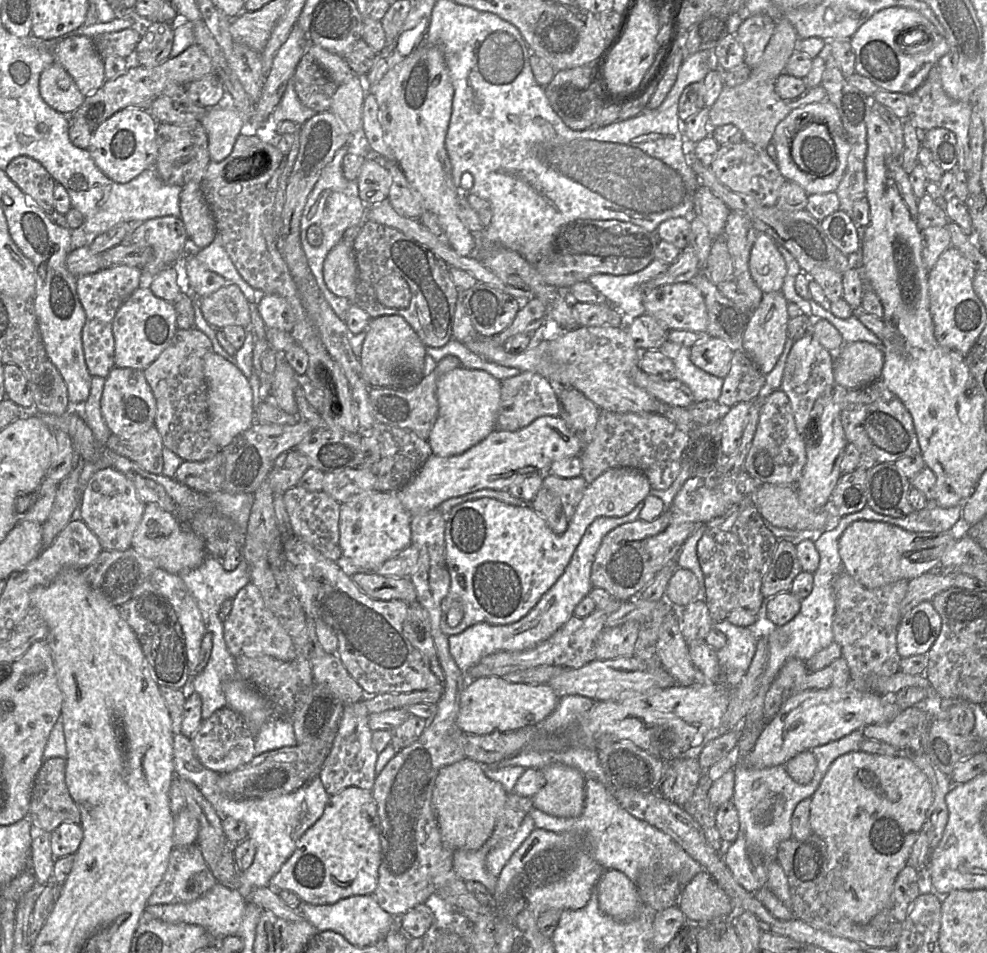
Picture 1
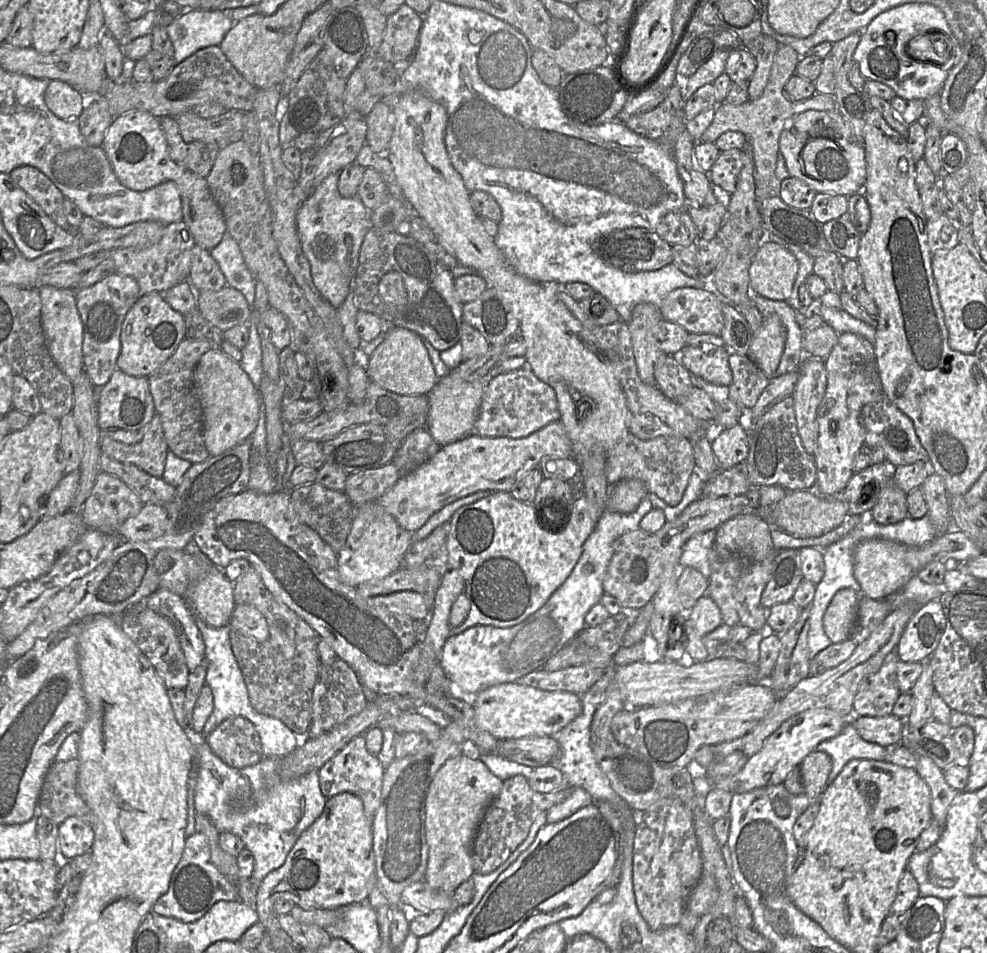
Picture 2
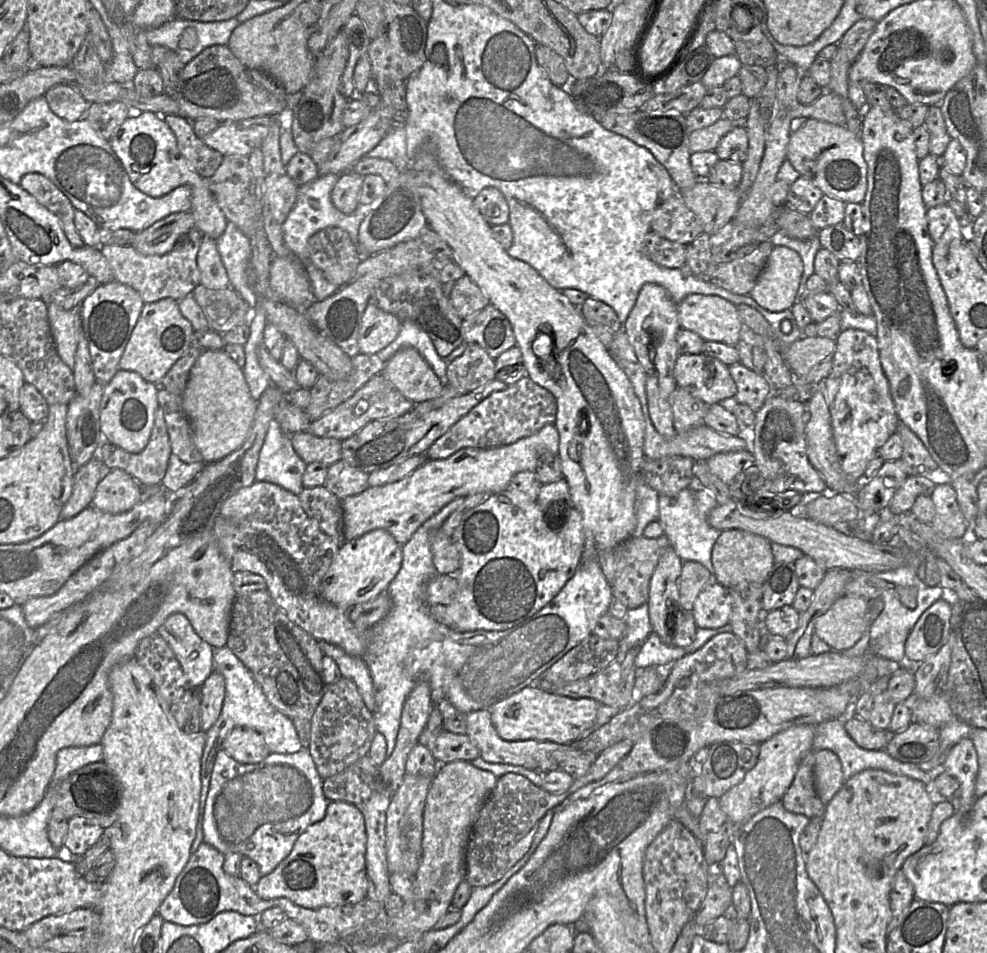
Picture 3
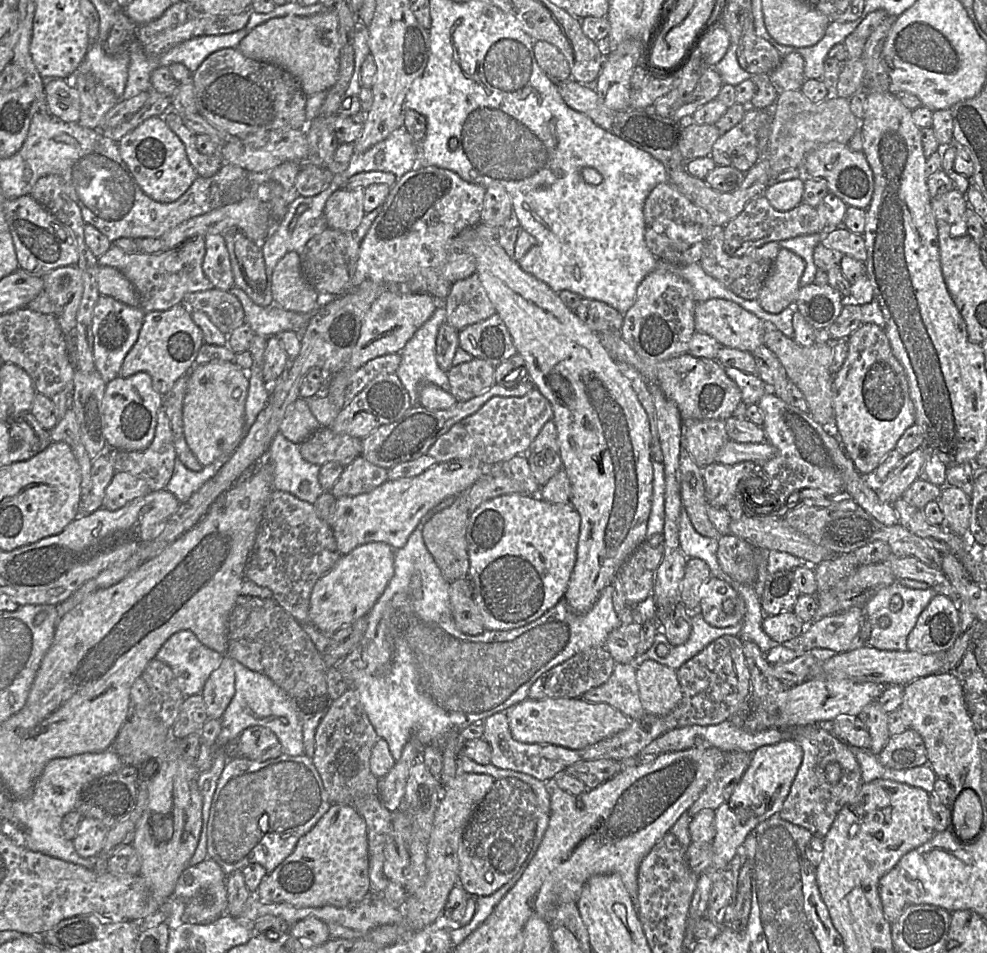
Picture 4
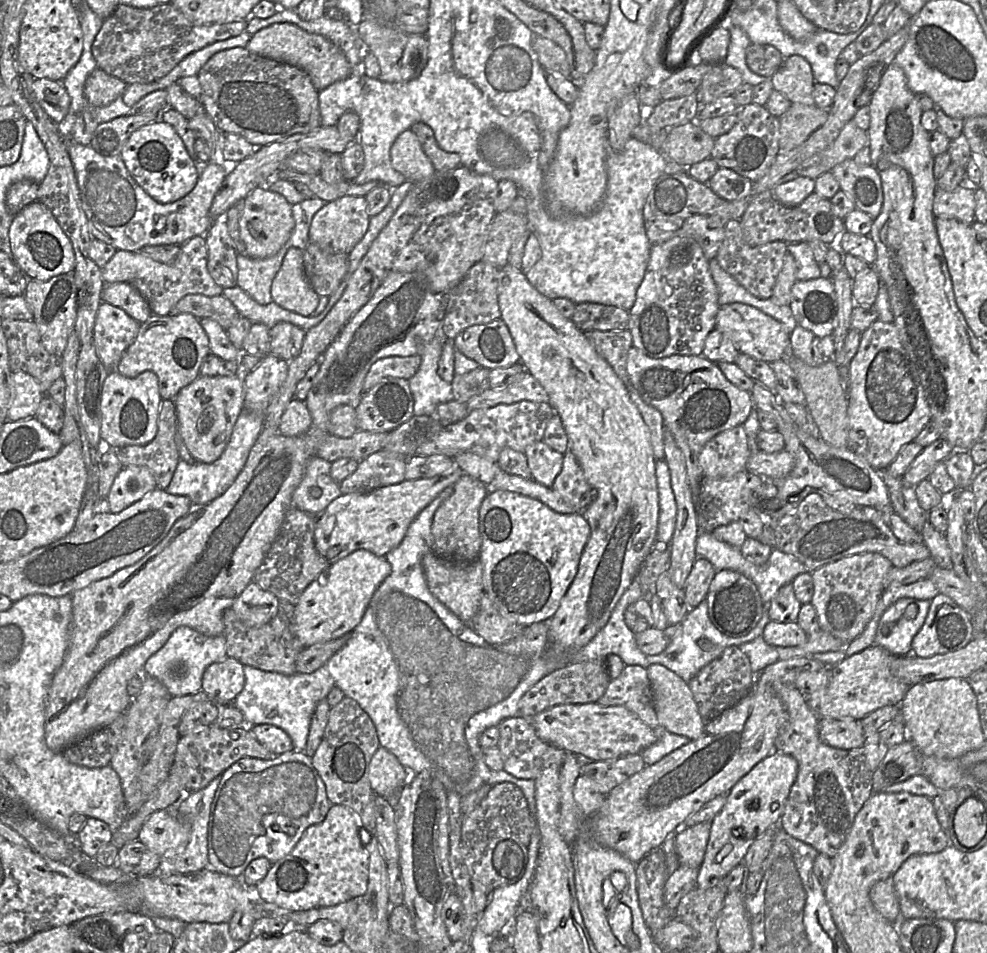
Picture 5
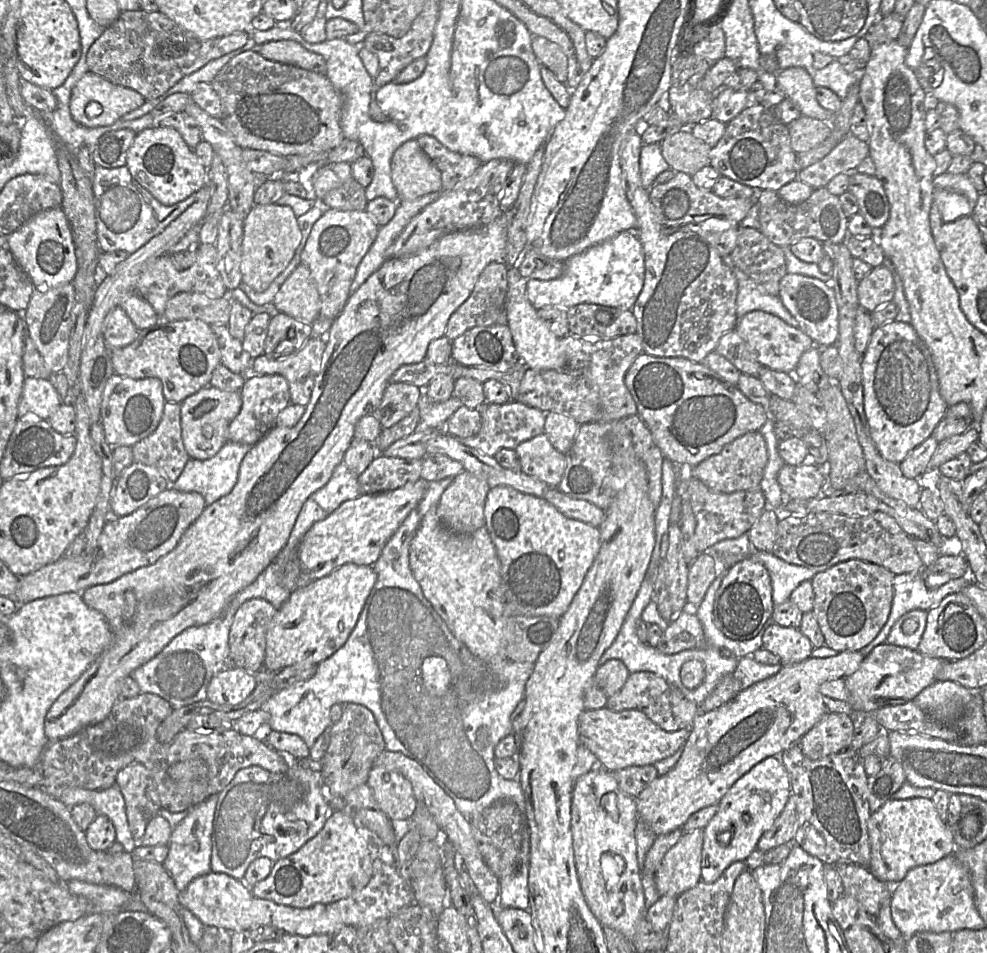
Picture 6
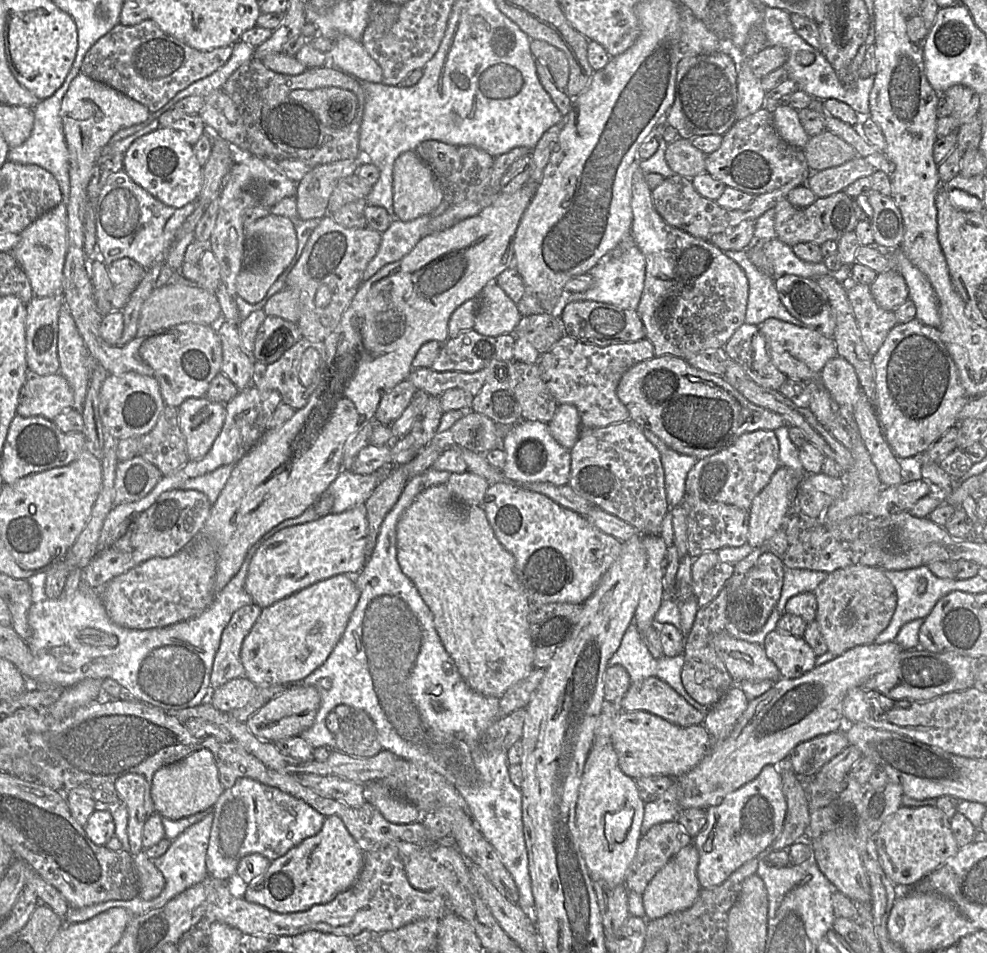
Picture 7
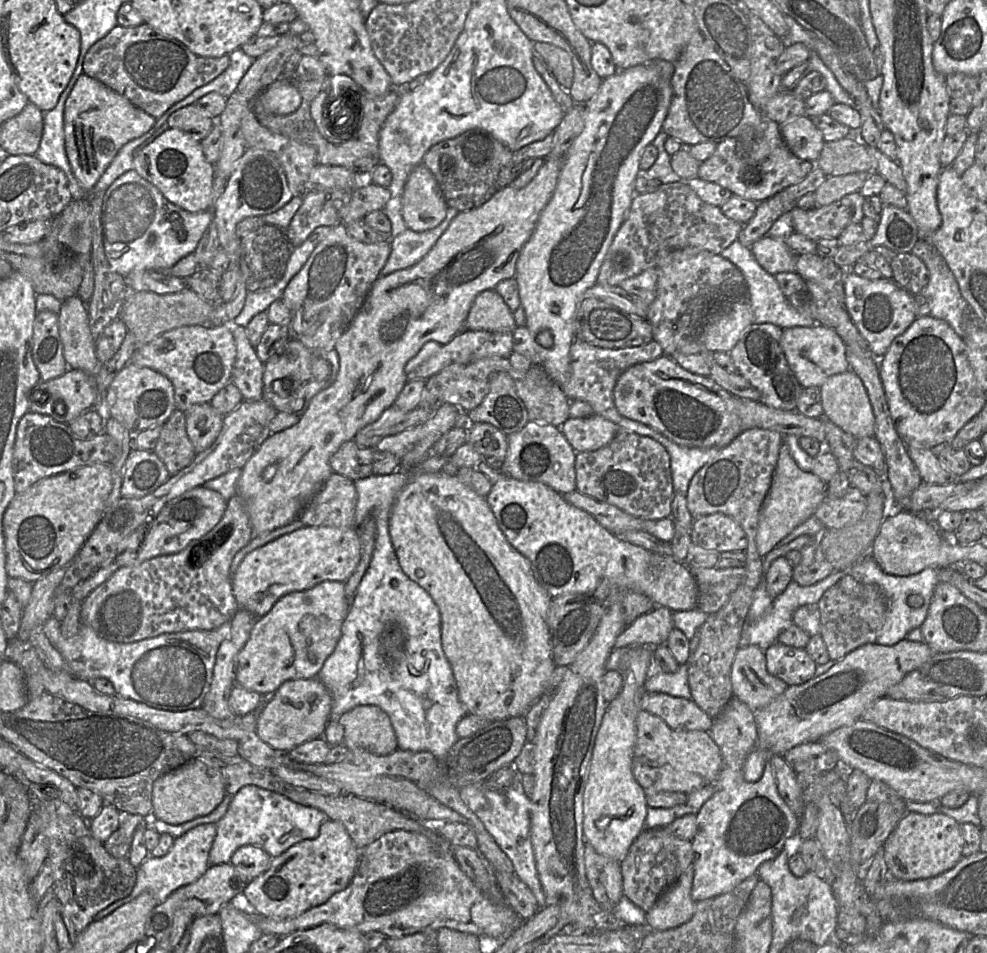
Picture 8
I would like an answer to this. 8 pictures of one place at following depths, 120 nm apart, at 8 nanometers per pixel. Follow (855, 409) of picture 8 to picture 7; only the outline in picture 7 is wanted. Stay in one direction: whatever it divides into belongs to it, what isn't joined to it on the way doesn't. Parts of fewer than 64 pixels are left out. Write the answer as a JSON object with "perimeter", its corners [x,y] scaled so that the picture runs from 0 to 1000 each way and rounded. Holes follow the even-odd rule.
{"perimeter":[[[848,373],[835,383],[831,390],[831,399],[851,427],[851,435],[859,445],[865,446],[863,427],[872,411],[871,401],[865,386]]]}

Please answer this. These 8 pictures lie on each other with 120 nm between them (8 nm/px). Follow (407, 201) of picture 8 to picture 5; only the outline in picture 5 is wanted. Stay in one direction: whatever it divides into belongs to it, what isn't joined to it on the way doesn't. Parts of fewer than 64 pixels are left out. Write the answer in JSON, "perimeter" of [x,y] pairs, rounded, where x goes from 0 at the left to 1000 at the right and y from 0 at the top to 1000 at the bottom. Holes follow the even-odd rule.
{"perimeter":[[[415,135],[403,143],[395,163],[397,175],[411,187],[411,191],[427,190],[442,179],[422,143]]]}

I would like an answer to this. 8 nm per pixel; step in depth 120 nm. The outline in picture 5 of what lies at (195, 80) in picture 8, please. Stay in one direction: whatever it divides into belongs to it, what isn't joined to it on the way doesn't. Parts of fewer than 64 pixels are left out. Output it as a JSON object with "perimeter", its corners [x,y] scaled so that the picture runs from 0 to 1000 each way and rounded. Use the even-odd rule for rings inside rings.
{"perimeter":[[[172,3],[150,9],[121,4],[105,21],[93,46],[93,57],[100,72],[129,89],[149,88],[168,80],[191,57],[218,44],[239,39],[249,28],[248,21],[229,25],[199,25]]]}

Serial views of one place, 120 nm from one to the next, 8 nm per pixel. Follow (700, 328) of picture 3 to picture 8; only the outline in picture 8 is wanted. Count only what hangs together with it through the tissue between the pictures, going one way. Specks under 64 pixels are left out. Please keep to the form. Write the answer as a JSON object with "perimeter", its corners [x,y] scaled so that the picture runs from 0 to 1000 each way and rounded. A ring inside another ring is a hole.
{"perimeter":[[[826,340],[823,343],[793,345],[790,363],[799,385],[814,407],[831,407],[841,395],[861,387],[857,376],[856,360],[845,346],[831,340]]]}

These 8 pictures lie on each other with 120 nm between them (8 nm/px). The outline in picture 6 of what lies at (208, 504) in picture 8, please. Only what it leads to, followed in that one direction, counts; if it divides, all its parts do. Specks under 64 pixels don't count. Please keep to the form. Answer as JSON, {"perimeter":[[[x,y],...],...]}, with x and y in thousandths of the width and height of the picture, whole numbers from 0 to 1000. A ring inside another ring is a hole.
{"perimeter":[[[170,511],[135,538],[111,542],[93,579],[84,578],[79,583],[66,582],[35,600],[20,604],[14,629],[18,634],[24,634],[69,621],[82,622],[92,615],[111,612],[126,602],[156,592],[178,574],[186,558],[208,532],[204,518]]]}

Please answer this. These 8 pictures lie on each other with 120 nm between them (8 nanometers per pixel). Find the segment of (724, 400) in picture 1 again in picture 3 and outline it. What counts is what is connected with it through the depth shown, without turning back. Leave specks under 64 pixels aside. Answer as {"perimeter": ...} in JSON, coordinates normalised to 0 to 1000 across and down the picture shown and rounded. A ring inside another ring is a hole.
{"perimeter":[[[750,380],[739,383],[738,388],[747,407],[748,424],[756,424],[766,431],[782,413],[782,405],[774,392],[767,392]]]}

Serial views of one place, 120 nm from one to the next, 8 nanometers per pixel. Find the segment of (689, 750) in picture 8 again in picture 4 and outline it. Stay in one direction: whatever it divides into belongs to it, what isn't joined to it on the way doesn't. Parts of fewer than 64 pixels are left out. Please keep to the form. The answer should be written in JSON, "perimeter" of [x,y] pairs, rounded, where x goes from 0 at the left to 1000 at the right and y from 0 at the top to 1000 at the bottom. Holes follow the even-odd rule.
{"perimeter":[[[537,732],[512,746],[519,773],[534,781],[559,781],[591,786],[634,765],[639,754],[615,738],[600,738],[590,732]]]}

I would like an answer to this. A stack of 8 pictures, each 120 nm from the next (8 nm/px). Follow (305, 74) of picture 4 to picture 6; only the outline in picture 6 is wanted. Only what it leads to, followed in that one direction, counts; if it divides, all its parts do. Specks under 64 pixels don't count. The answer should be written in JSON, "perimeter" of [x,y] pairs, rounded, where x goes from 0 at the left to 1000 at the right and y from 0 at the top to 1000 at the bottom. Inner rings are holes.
{"perimeter":[[[297,42],[273,43],[257,49],[266,61],[330,78],[330,65],[324,57],[314,55]]]}

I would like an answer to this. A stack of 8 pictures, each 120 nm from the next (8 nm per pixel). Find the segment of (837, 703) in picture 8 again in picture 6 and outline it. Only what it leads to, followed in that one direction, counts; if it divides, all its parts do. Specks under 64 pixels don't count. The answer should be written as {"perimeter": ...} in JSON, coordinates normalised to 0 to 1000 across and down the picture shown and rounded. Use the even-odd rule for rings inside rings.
{"perimeter":[[[854,683],[838,690],[820,690],[790,704],[775,714],[752,724],[742,736],[719,746],[709,747],[703,756],[697,776],[685,803],[674,813],[667,814],[643,837],[646,859],[652,863],[664,877],[692,869],[704,852],[727,844],[738,829],[766,802],[778,794],[788,794],[809,780],[838,748],[830,721],[837,715],[855,712],[871,699],[875,688],[870,683]]]}

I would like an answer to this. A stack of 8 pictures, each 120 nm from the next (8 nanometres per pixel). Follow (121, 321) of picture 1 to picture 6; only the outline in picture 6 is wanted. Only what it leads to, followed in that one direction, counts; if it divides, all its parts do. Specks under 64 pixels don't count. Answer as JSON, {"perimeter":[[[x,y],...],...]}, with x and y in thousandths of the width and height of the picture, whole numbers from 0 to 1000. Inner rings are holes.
{"perimeter":[[[159,335],[155,342],[141,346],[138,356],[131,362],[111,368],[116,391],[134,397],[160,397],[164,402],[164,411],[169,422],[183,424],[189,417],[213,404],[215,390],[224,382],[221,360],[212,340],[201,335],[187,335],[171,338]]]}

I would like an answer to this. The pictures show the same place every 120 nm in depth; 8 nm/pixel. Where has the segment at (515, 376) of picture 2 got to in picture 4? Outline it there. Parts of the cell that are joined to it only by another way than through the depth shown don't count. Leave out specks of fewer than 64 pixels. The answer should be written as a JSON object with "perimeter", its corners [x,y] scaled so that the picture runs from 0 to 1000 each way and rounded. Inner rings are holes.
{"perimeter":[[[540,407],[529,417],[501,416],[483,432],[460,445],[434,471],[432,477],[443,486],[459,482],[483,483],[491,490],[506,488],[534,474],[553,443],[560,440],[557,422]]]}

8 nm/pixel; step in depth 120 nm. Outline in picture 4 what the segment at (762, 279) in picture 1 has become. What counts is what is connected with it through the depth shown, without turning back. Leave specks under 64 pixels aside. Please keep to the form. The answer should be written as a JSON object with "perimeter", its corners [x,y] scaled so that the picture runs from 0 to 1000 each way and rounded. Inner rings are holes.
{"perimeter":[[[795,260],[789,262],[767,313],[776,327],[789,329],[803,321],[815,281],[816,275],[811,269]]]}

